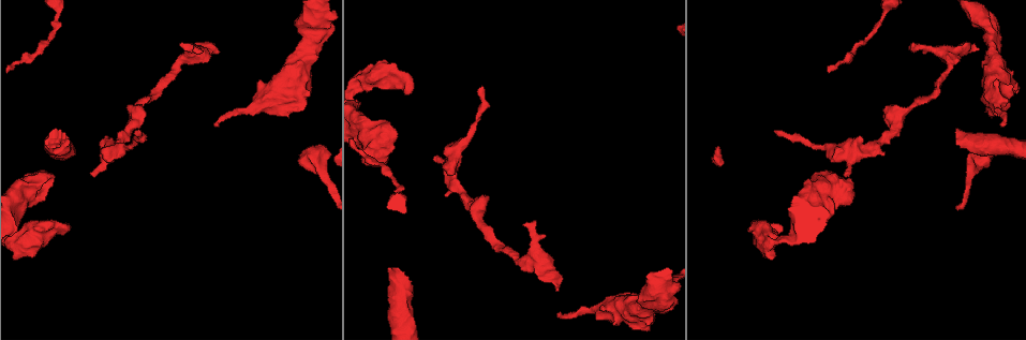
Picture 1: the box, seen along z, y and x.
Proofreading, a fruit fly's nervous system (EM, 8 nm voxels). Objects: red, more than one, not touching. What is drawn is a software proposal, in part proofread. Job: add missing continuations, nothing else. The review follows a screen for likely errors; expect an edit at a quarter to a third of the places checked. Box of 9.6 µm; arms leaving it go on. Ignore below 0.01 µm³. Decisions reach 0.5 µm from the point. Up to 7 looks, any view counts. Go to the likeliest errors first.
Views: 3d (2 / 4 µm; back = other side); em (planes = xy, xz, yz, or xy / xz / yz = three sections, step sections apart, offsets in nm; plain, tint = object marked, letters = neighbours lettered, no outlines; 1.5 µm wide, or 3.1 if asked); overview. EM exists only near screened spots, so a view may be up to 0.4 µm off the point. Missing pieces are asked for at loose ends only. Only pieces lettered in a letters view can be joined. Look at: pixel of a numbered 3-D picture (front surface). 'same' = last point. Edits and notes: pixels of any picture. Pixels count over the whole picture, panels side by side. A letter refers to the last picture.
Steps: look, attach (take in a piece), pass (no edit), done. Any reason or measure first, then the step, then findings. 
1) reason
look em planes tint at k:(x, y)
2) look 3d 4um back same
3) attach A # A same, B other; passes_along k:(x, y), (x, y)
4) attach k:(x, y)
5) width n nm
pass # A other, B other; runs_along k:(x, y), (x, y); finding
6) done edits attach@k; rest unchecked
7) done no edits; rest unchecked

an open end
look em yz step 4 tint at 1:(214, 50)

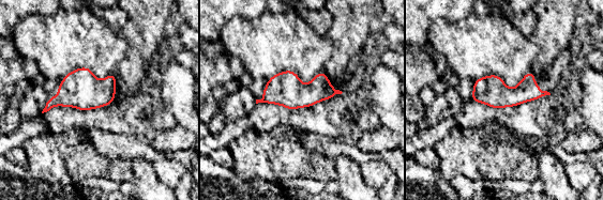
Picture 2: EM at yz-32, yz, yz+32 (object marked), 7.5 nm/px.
another direction
look em planes letters same

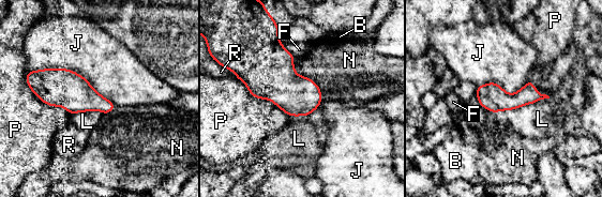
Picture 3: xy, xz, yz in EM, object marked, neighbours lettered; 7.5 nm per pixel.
pass # B other, F other, J other, L other, N other, P other, R other; border 3:(29, 70), (71, 69), (117, 106); none of them fits

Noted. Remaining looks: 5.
an open end
look 3d 4um at 1:(780, 224)

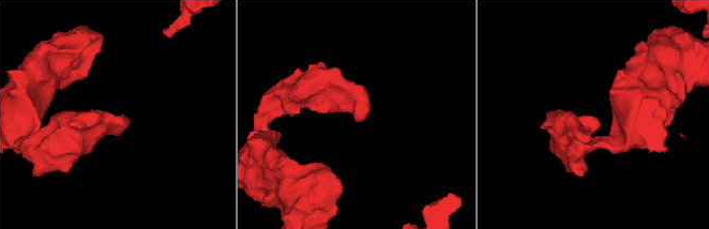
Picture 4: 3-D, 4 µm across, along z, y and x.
need the tissue
look em planes tint at 4:(362, 116)

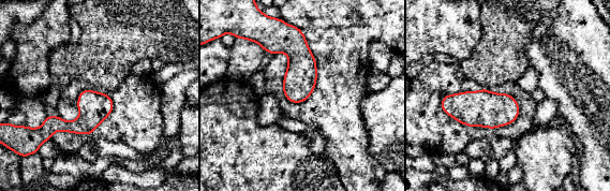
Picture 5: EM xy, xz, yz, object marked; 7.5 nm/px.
look em planes letters same

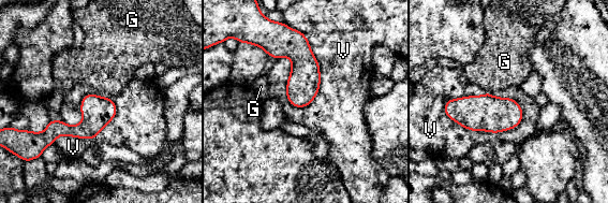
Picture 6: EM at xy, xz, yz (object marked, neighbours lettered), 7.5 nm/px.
pass # G other, V other; border 6:(443, 105), (491, 132), (523, 112); none of them fits

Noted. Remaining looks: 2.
branch stops here
look em planes letters at 1:(94, 175)

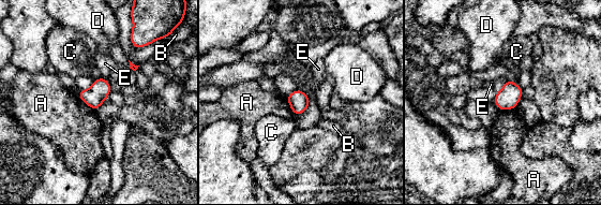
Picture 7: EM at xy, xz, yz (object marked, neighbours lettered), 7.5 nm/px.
longest_contact A 170 nm
pass # A other, B other, C other, D other, E other; none of them fits

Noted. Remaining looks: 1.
done no edits; rest unchecked

